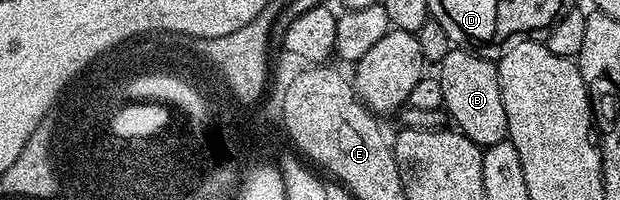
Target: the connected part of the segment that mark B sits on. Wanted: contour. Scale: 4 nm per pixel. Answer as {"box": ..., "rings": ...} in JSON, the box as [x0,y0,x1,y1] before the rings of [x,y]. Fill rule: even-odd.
{"box":[436,49,507,149],"rings":[[[451,49],[436,67],[436,78],[440,81],[440,89],[444,89],[444,108],[452,120],[453,126],[483,149],[507,142],[506,114],[504,101],[500,97],[500,81],[498,68],[493,62],[485,59],[485,54],[475,53],[470,49]]]}

